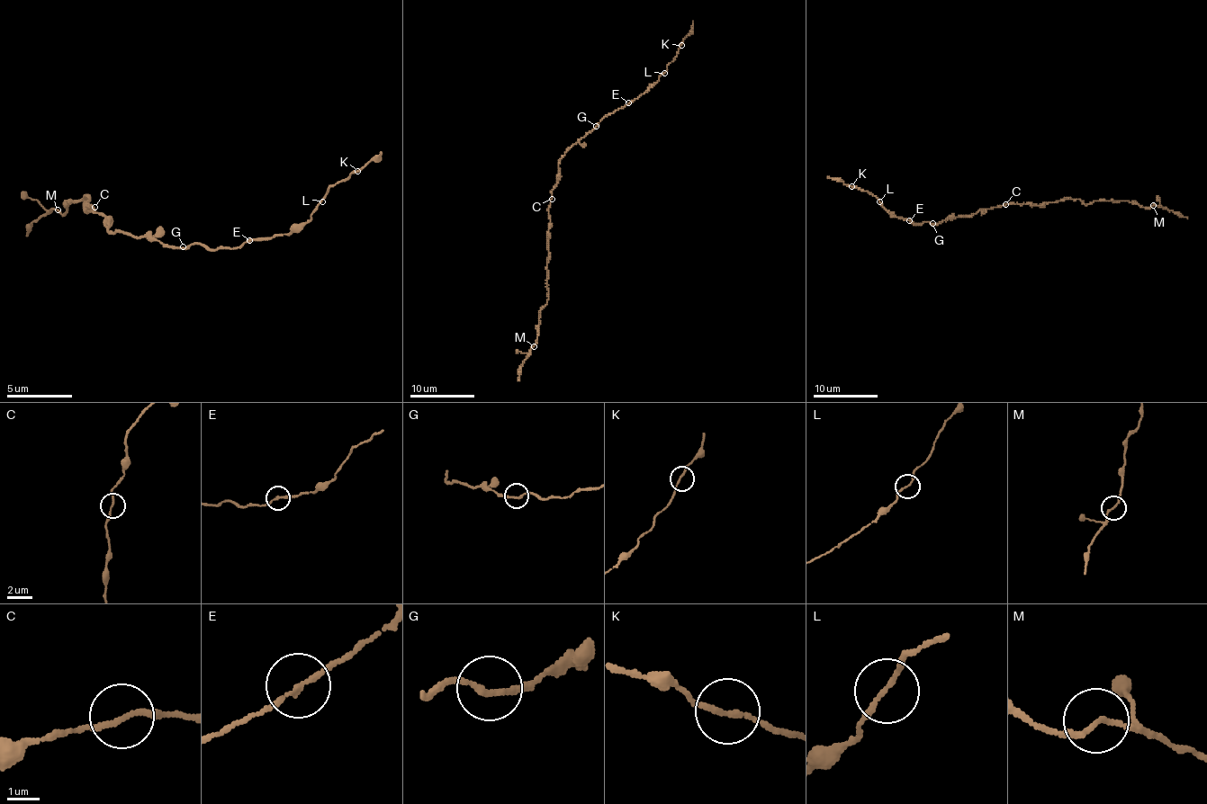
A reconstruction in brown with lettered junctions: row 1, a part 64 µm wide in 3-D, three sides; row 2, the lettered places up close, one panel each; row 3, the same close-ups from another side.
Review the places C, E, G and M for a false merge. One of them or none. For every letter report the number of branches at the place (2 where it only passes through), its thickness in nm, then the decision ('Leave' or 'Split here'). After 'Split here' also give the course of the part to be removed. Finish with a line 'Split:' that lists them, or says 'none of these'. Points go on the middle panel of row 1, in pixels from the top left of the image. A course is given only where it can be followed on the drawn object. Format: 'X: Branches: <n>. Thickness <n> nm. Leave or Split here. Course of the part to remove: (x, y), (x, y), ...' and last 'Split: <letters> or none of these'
C: Branches: 2. Thickness 170 nm. Leave
E: Branches: 2. Thickness 170 nm. Leave
G: Branches: 2. Thickness 160 nm. Leave
M: Branches: 2. Thickness 160 nm. Leave
Split: none of these

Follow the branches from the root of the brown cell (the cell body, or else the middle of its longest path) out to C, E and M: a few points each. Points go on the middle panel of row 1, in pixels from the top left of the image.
C: (558, 173), (552, 199)
E: (558, 173), (560, 158), (574, 144), (605, 116), (628, 103)
M: (558, 173), (548, 209), (548, 299), (540, 311), (539, 335), (534, 346)

